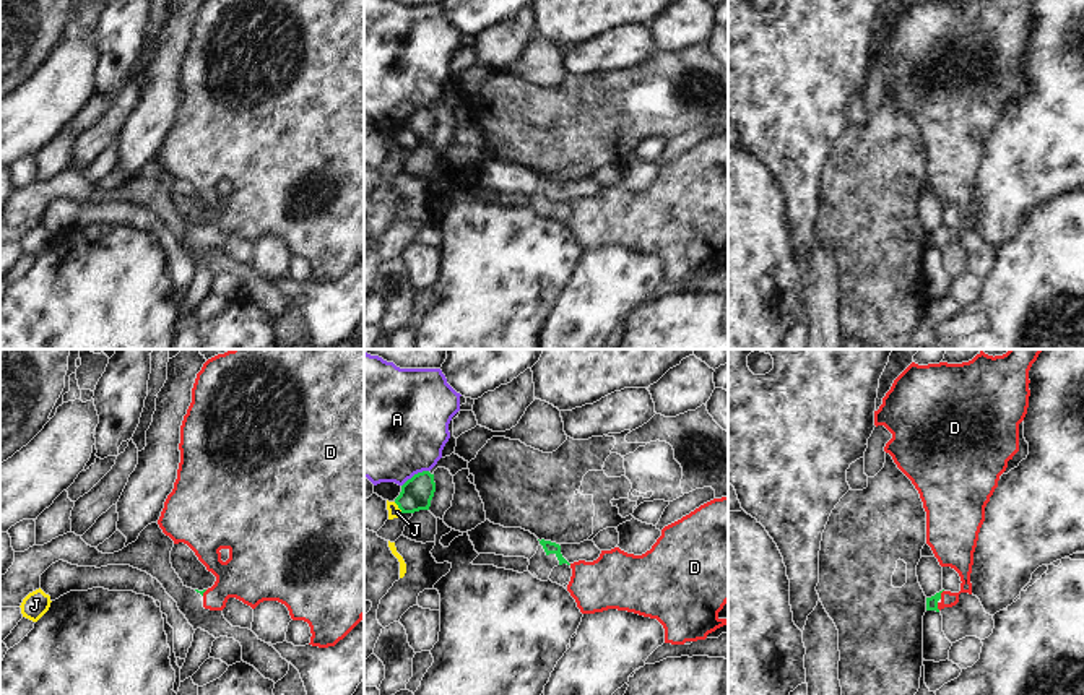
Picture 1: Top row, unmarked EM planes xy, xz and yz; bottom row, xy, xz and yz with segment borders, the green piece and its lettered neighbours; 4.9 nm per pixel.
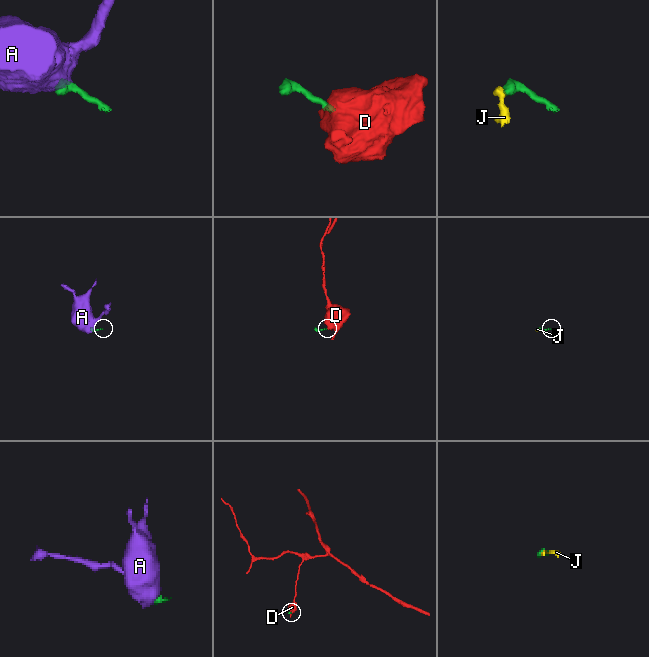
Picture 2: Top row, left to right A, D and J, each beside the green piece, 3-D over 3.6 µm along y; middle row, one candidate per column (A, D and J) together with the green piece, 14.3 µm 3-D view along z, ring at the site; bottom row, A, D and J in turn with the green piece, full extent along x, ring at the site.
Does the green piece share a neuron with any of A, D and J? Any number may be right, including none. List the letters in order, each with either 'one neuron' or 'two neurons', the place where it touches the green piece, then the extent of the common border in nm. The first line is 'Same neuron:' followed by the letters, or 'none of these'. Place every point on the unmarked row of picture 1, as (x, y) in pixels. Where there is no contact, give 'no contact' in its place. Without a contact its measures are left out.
Same neuron: D
A: two neurons | xz (415, 111) | 160 nm
D: one neuron | yz (940, 231) | 50 nm
J: two neurons | xz (398, 143) | 70 nm

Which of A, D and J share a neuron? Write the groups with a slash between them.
A / D / J

